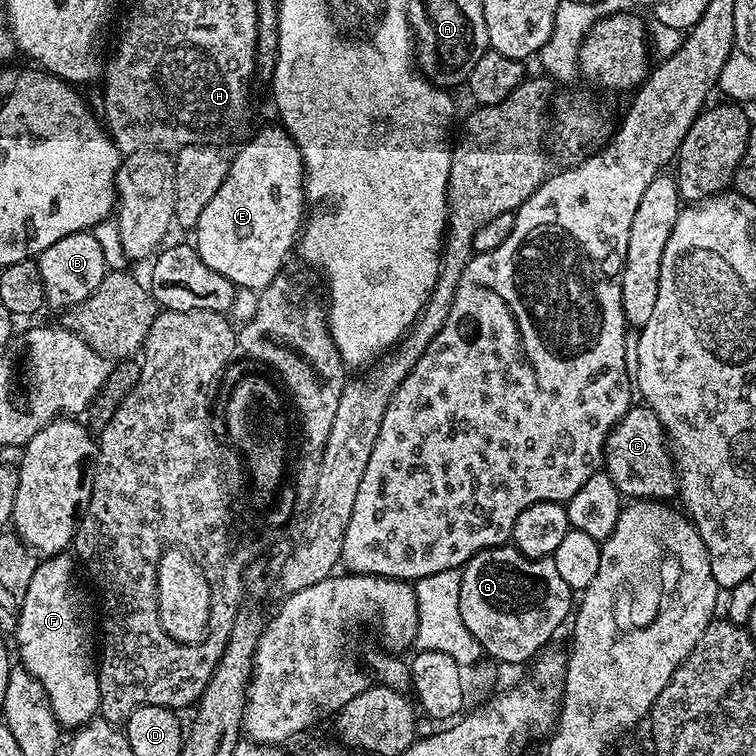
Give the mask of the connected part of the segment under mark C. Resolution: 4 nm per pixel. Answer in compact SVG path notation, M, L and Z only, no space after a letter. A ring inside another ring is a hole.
M644 404L629 408L628 413L612 428L604 446L602 462L605 473L623 497L670 500L677 495L678 477L668 466L671 459L666 458L662 450L665 442L667 436L657 415ZM612 440L616 440L616 452L612 452ZM612 464L616 464L616 472L612 472Z

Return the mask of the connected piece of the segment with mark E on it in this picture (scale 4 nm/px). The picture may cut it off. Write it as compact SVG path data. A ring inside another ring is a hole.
M275 127L262 129L249 144L241 148L237 156L231 157L226 178L222 186L218 186L218 194L210 198L194 229L194 247L202 262L206 262L210 270L218 270L222 278L230 278L237 289L259 290L281 275L284 260L291 248L293 251L306 216L304 159L283 127Z

